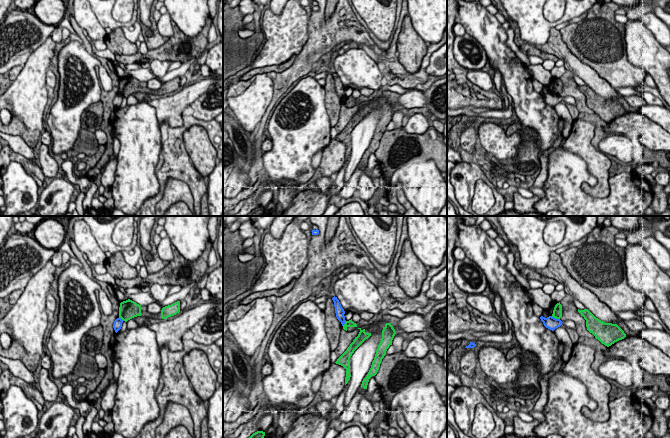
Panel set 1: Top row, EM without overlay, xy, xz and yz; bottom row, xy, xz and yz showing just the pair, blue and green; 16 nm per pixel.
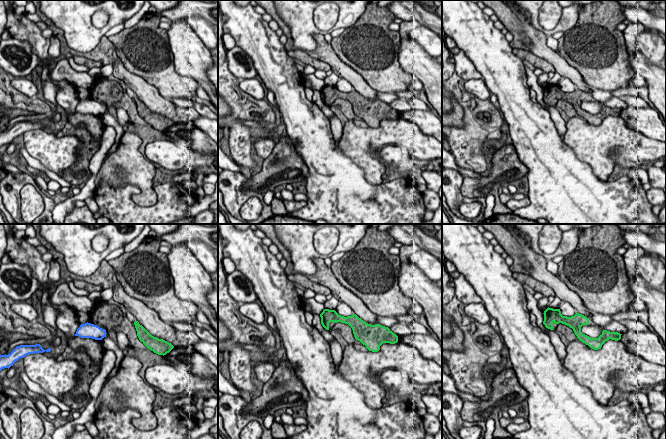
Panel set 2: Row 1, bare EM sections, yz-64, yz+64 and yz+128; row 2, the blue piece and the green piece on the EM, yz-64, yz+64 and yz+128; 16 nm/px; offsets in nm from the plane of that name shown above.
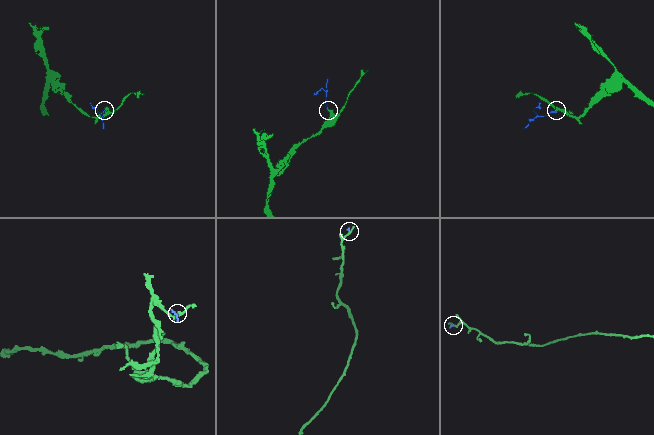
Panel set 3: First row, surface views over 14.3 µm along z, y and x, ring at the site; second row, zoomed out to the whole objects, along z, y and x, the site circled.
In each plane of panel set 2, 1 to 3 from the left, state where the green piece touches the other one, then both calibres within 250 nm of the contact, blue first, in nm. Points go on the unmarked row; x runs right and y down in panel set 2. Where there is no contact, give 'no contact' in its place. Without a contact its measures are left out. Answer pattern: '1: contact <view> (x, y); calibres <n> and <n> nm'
1: no contact
2: no contact
3: no contact

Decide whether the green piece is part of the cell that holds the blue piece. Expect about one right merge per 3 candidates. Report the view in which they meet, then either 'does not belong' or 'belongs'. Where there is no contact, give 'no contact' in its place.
contact in yz; does not belong

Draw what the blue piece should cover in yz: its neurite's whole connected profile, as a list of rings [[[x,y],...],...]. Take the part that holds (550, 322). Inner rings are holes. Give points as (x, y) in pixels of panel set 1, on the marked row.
[[[541,316],[540,319],[543,322],[544,326],[552,331],[560,327],[563,323],[560,319],[556,319],[552,316],[549,316],[547,318]]]

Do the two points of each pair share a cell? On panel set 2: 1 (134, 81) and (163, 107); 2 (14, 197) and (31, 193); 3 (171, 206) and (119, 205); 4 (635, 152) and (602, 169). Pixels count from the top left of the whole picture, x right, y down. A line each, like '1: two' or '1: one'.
1: one
2: two
3: one
4: one

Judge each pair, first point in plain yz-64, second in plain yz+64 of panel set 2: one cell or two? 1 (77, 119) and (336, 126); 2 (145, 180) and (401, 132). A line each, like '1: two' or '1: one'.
1: two
2: one

